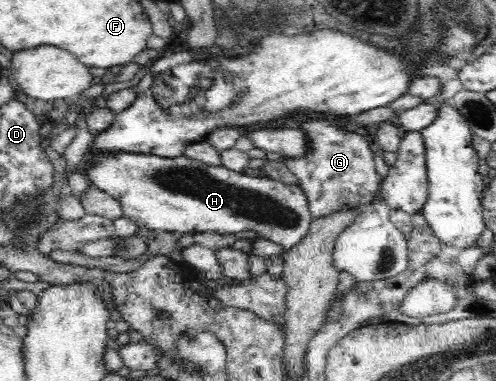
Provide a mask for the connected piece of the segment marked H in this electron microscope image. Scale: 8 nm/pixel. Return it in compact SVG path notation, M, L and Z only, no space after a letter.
M114 152L114 154L93 154L84 161L88 179L96 188L106 192L121 204L123 217L138 225L141 231L161 231L182 234L195 232L217 232L218 234L238 234L254 231L274 244L280 244L288 250L298 244L310 231L313 219L309 200L300 185L288 185L266 177L252 177L244 172L234 172L229 168L210 166L186 155L166 158L151 154L132 154Z

